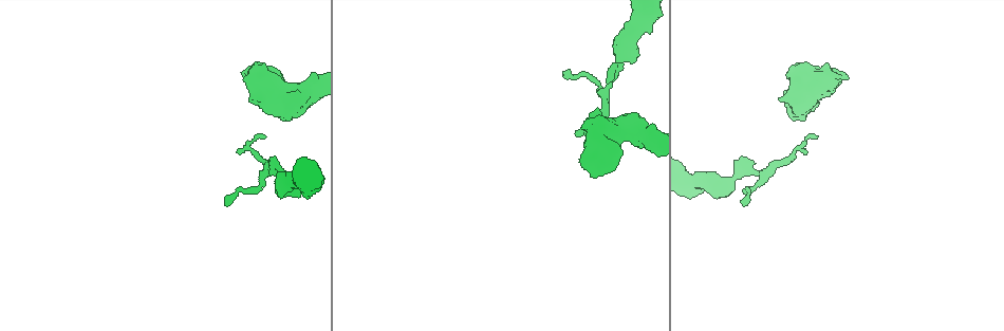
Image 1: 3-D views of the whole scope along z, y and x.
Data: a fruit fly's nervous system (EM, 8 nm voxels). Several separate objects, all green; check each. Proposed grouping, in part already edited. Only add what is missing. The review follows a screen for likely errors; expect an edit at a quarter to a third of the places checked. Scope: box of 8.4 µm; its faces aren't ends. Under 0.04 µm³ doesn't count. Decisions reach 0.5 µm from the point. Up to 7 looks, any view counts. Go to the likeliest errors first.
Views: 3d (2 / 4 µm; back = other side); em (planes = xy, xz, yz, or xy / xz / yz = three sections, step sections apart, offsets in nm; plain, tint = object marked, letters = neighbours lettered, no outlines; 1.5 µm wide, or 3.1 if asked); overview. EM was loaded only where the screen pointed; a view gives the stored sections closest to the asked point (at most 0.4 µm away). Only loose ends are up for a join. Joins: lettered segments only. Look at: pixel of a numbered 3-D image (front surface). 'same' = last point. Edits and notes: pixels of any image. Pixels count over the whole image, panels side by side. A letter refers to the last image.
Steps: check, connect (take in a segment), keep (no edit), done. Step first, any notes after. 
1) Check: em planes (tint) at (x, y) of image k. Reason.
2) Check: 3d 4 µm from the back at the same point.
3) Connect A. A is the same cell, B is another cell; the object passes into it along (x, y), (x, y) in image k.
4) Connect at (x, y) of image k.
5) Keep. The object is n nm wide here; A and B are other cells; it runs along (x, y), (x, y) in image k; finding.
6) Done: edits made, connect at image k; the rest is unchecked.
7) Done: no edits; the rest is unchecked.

Check: em xy step 8 (tint) at (592, 176) of image 1. Free end.

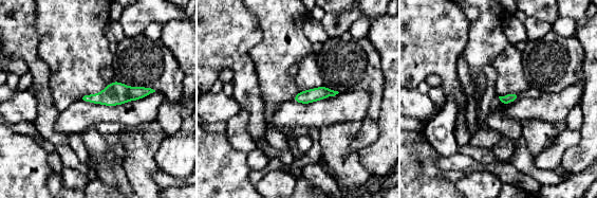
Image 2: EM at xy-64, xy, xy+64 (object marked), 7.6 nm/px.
Check: em planes (letters) at the same point. Another direction.

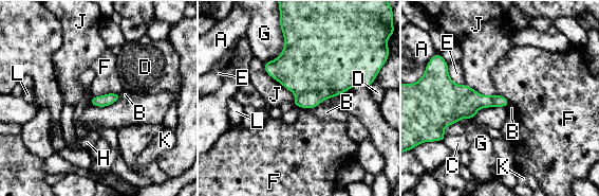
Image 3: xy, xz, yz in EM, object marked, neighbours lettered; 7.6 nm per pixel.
Keep. The longest contact is with J, 360 nm; A, B, C, D, E, F, G, H, J, K and L are other cells; a border runs along (119, 92), (107, 92), (93, 96) in image 3; none of them fits.

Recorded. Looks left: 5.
Check: 3d 4 µm from the back at (273, 157) of image 1. Free end.

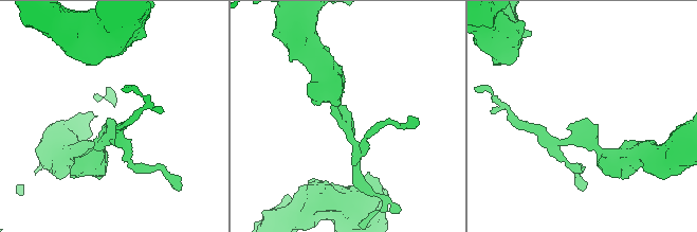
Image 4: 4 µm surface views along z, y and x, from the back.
Check: em planes (tint) at (349, 119) of image 4.

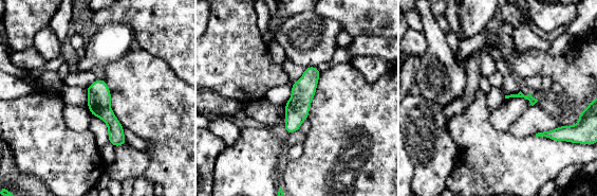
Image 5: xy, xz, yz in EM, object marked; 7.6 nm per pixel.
Check: em planes (letters) at the same point.

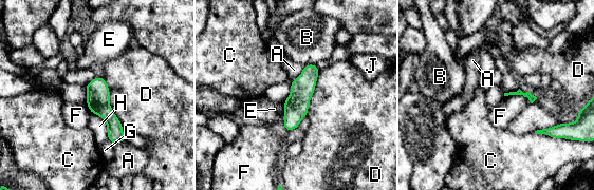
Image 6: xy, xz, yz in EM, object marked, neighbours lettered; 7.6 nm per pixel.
Keep. A, B, C, D, E, F, G, H and J are other cells; it runs along (313, 67), (301, 90), (288, 128) in image 6; no lettered segment goes on from it.

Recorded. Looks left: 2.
Done: no edits; the rest is unchecked.

